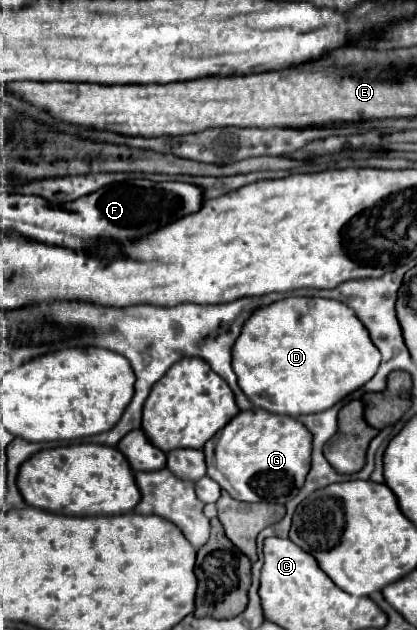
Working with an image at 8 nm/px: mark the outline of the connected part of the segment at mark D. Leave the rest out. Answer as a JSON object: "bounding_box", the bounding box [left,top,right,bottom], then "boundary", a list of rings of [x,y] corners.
{"bounding_box":[233,297,381,415],"boundary":[[[287,297],[267,307],[257,309],[243,325],[239,339],[233,345],[233,369],[239,387],[261,407],[279,415],[307,415],[331,409],[335,403],[357,391],[379,369],[381,353],[373,345],[365,325],[355,317],[355,311],[341,301],[321,297]]]}

